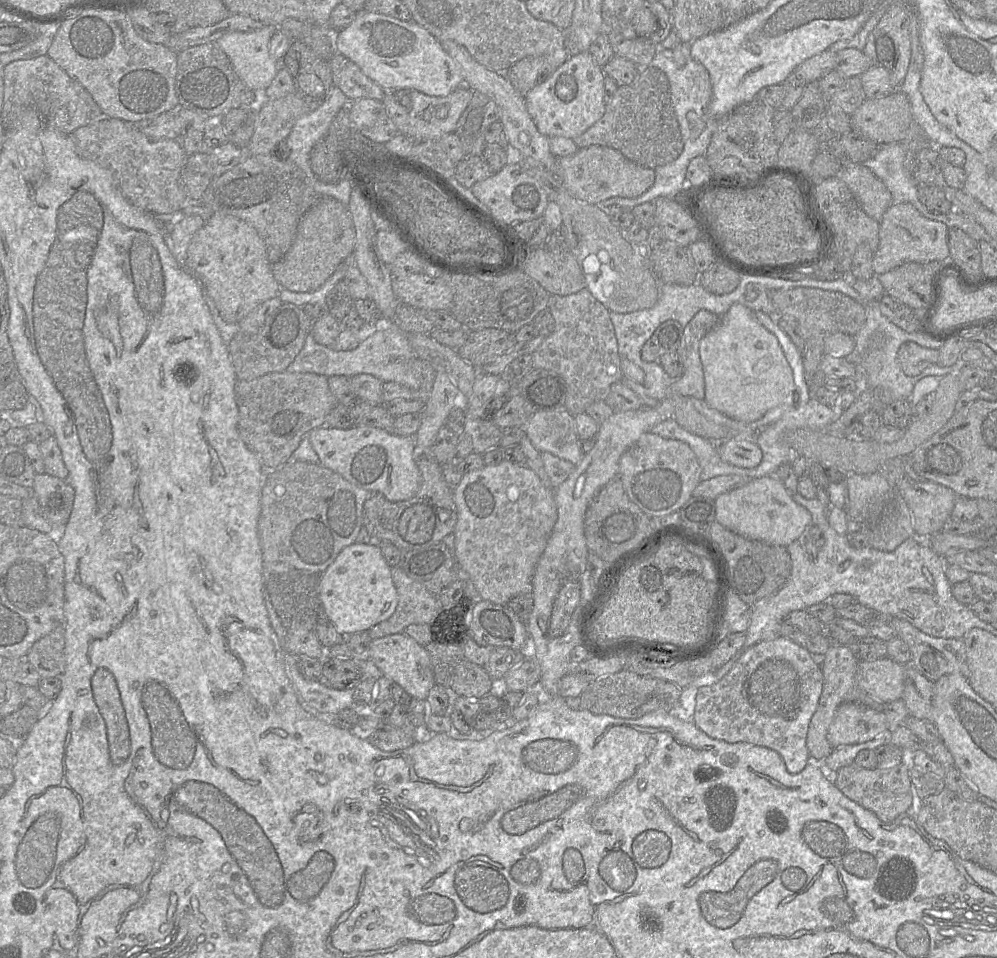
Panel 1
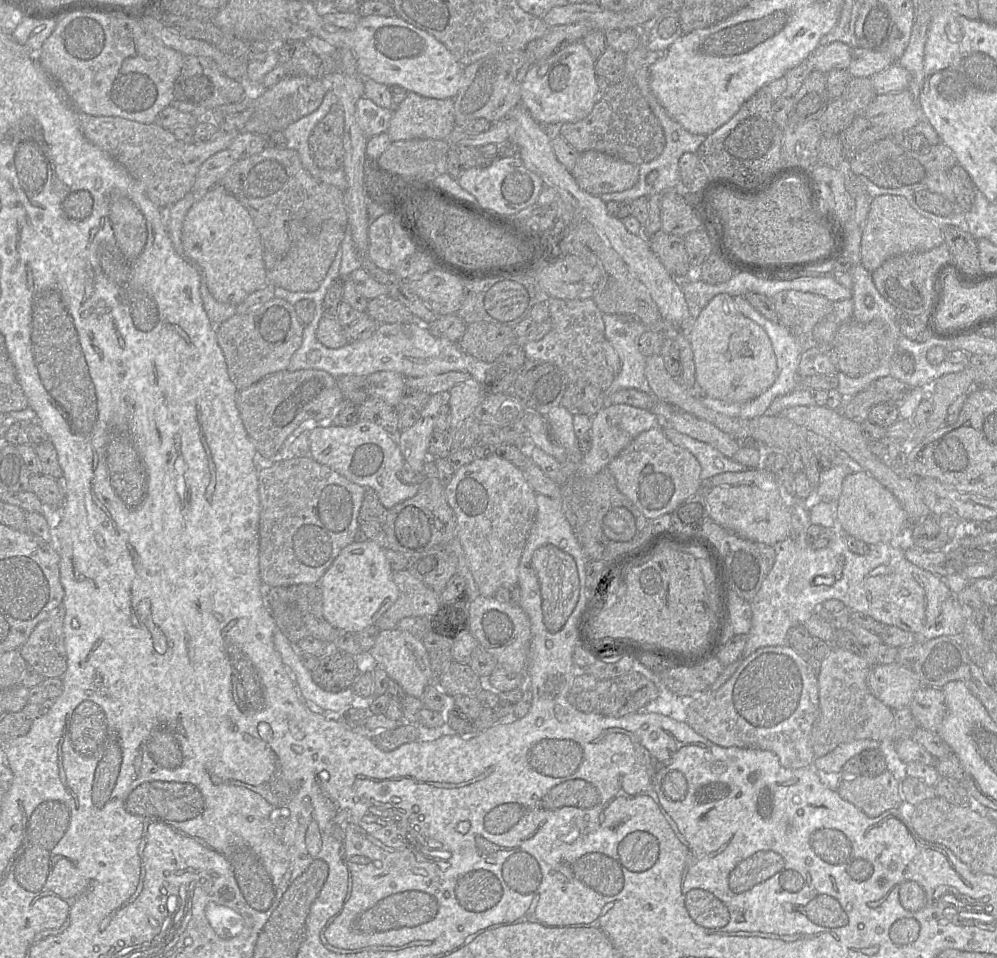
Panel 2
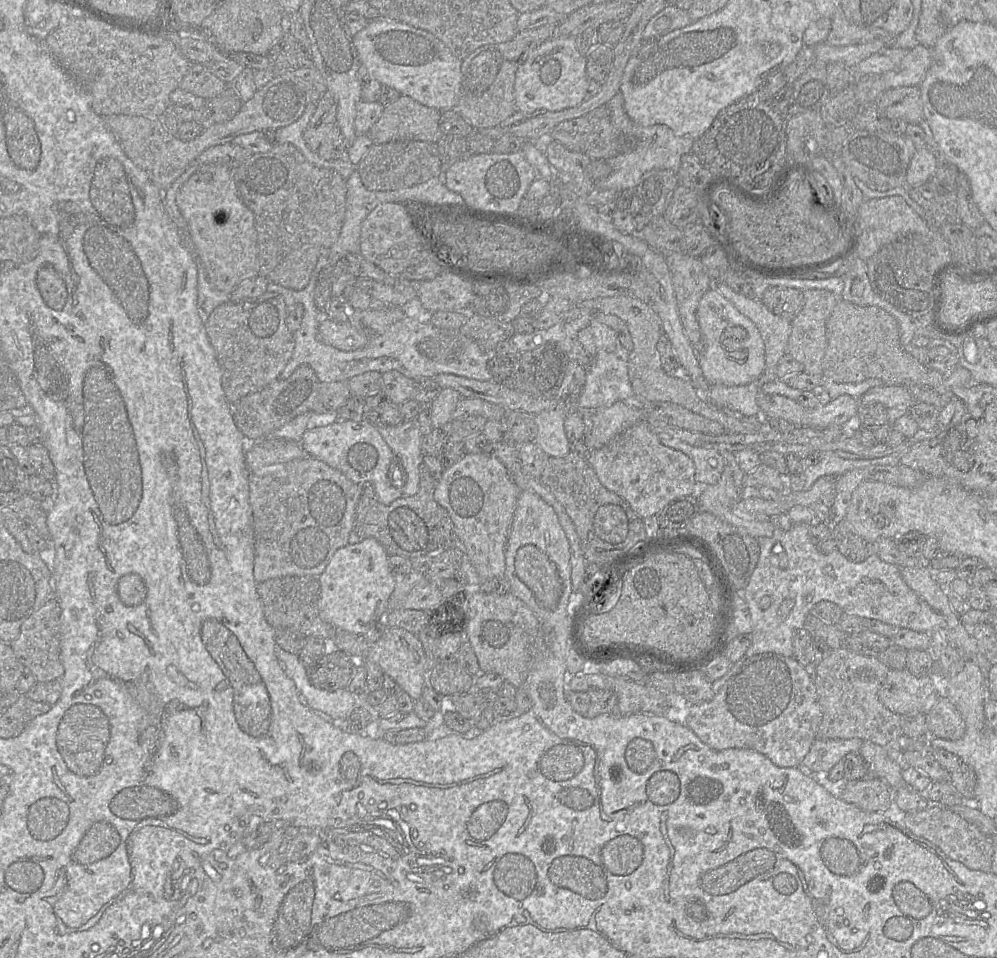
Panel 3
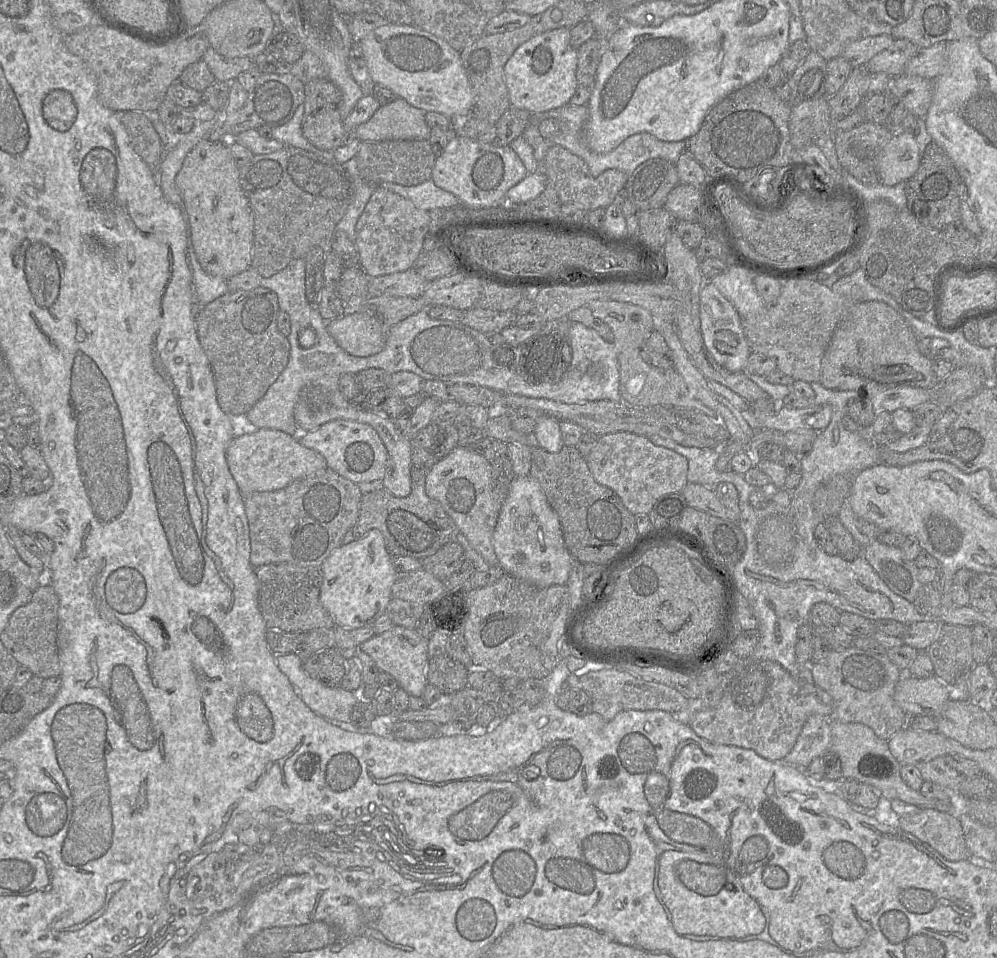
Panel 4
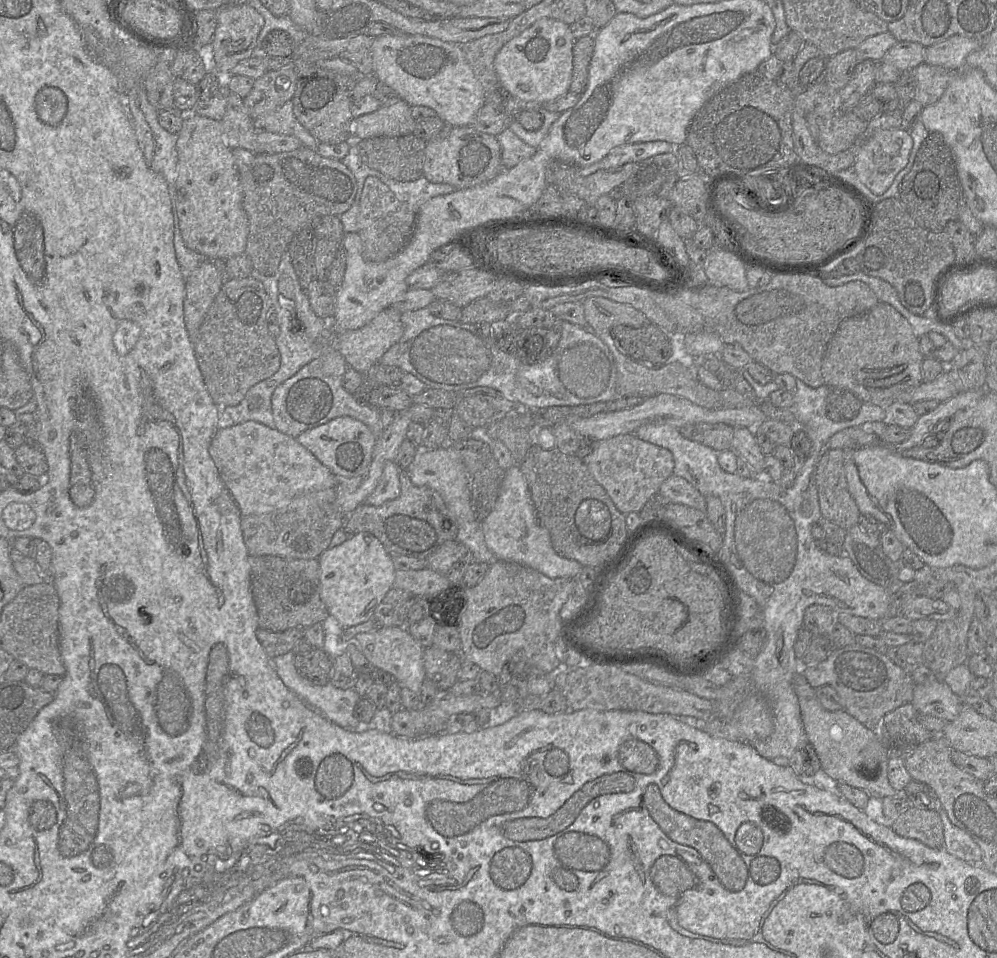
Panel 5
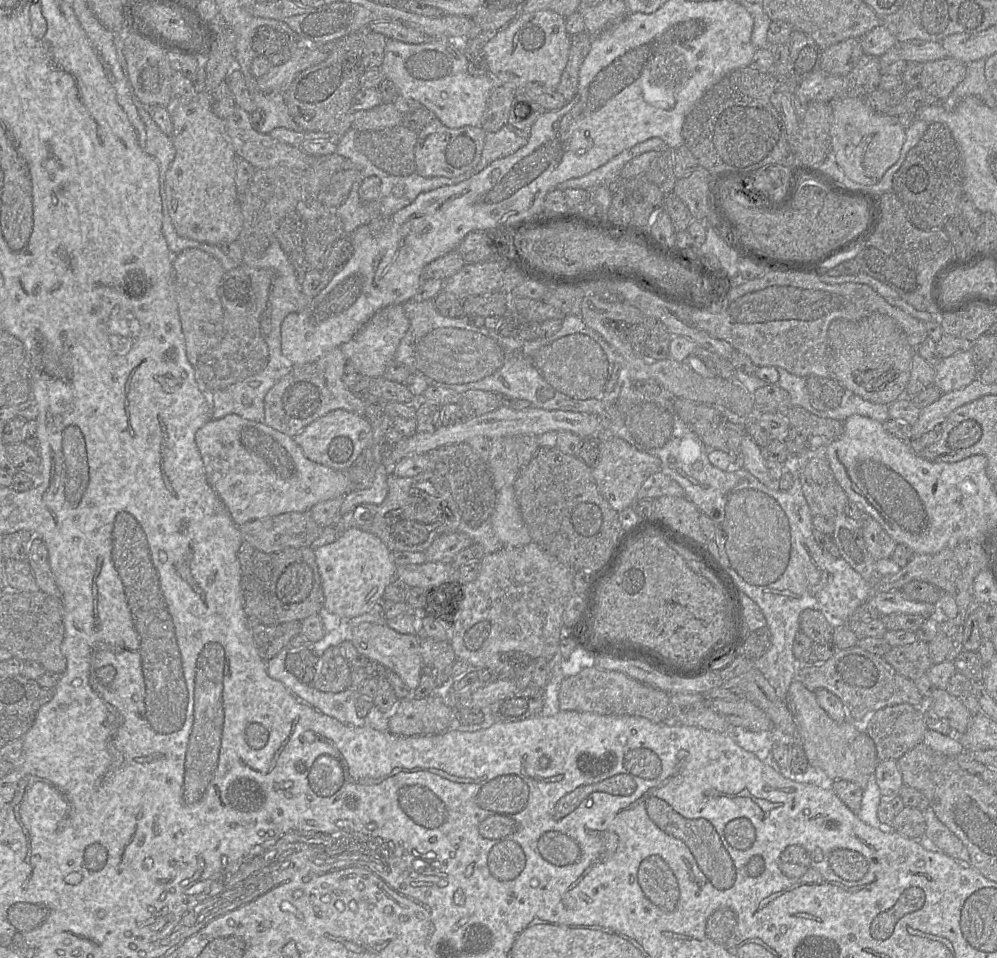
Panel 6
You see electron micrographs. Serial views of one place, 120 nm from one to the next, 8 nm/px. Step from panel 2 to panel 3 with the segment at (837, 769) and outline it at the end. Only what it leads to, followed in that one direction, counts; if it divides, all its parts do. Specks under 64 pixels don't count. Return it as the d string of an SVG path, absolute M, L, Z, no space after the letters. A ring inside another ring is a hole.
M859 738L816 739L800 766L816 774L827 774L848 753L859 752L862 743Z

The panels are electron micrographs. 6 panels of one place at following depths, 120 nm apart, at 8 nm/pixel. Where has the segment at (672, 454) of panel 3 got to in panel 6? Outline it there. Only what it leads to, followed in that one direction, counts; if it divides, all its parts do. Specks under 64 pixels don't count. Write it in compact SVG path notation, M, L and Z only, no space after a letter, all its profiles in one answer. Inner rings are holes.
M615 436L600 438L600 454L592 475L599 492L617 512L631 507L637 500L637 493L644 481L661 471L661 461L656 456L640 451L625 440Z

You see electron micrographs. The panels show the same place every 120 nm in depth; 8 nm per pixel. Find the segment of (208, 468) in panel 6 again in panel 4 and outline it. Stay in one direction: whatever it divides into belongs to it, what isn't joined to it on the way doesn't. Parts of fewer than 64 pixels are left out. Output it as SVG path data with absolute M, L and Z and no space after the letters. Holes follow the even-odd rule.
M267 428L234 437L226 450L226 459L230 473L244 496L283 489L295 480L327 468L324 457L301 445L298 436Z

